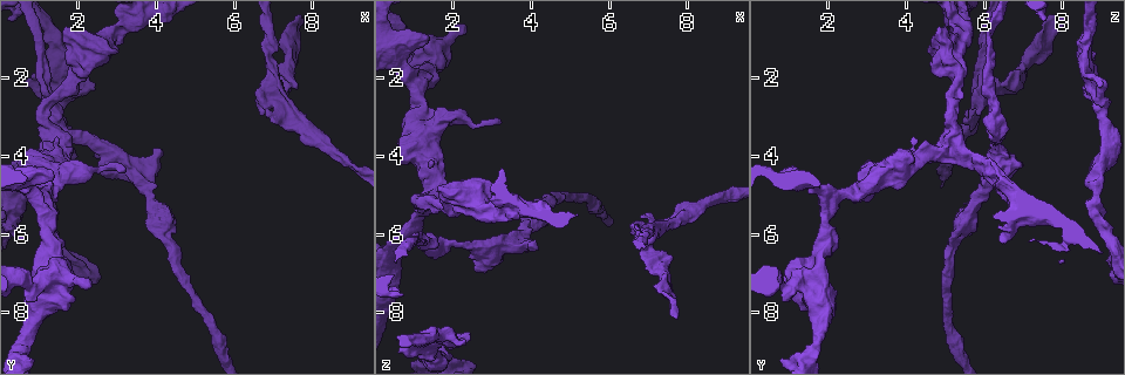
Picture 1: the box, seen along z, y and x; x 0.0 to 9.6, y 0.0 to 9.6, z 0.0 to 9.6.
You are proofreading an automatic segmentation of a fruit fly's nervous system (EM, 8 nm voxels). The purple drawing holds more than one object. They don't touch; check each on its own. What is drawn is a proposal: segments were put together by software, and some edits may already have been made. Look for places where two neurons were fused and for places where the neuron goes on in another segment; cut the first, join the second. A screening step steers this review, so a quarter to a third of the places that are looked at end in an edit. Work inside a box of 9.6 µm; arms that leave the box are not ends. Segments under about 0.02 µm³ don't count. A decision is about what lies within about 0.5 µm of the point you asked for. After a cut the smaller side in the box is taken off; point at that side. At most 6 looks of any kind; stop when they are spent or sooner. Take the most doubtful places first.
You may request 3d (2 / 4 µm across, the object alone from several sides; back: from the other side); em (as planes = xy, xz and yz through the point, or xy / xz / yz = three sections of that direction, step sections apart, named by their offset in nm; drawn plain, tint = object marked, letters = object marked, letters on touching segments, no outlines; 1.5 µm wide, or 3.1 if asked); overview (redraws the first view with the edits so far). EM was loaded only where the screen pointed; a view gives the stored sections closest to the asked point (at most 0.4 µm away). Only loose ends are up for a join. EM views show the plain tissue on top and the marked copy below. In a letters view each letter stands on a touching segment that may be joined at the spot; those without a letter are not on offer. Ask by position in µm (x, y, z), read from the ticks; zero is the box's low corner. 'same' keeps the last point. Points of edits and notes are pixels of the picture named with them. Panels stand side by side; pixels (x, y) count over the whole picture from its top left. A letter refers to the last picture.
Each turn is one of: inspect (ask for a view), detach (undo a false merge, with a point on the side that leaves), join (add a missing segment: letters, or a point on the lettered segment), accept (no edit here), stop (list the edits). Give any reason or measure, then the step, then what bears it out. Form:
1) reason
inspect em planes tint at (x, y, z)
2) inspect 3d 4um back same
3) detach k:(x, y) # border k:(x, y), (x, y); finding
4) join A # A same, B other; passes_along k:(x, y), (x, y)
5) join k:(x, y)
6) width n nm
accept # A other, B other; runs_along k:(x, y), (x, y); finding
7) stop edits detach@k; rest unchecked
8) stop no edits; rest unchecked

an open end
inspect 3d 4um back at (2.35, 2.35, 8.55)

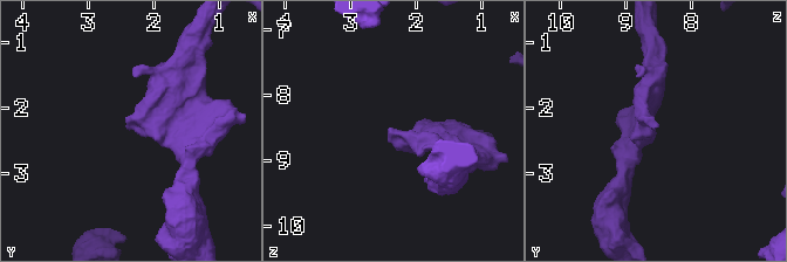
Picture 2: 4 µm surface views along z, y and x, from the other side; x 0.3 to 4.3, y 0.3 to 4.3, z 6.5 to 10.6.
need the tissue
inspect em planes letters at (2.35, 2.30, 8.60)

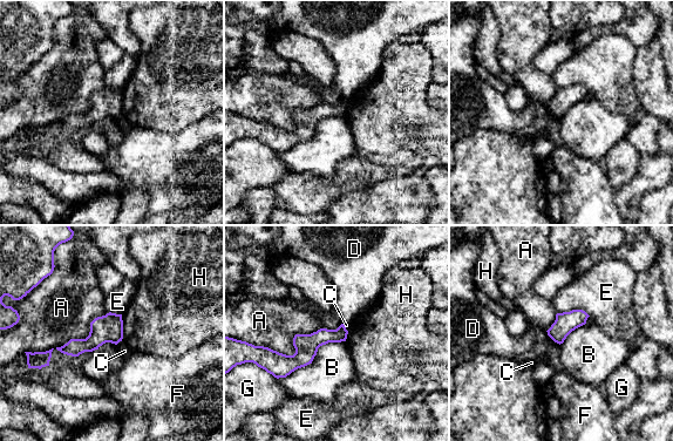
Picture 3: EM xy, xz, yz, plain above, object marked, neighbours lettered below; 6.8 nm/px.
width 120 nm
accept # A other, B other, C other, D other, E other, F other, G other, H other; runs_along 3:(344, 332), (296, 360), (267, 351); none of them fits

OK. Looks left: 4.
an open end
inspect em yz step 4 letters at (1.65, 0.85, 4.90)

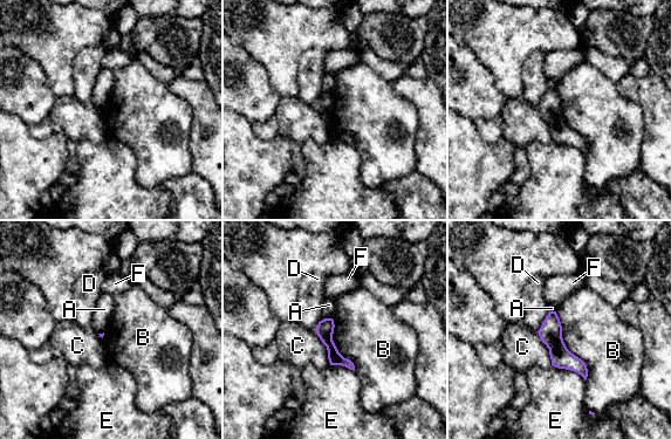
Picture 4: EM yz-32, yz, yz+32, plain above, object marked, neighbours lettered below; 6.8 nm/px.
inspect em planes letters same

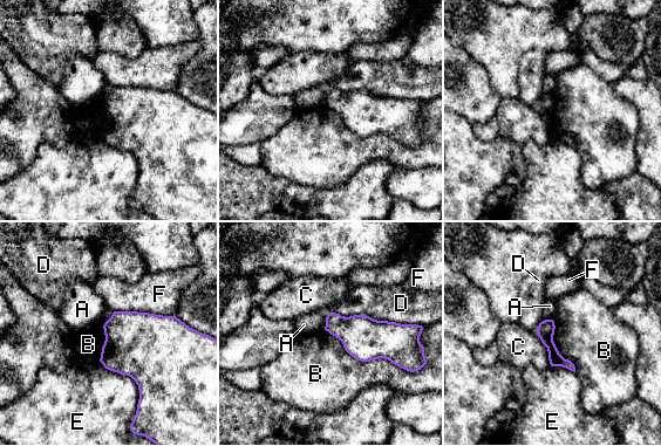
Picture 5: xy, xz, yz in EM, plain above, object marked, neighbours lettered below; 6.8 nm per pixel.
accept # A other, B other, C other, D other, E other, F other; border 5:(325, 329), (354, 357), (404, 369); none of them fits

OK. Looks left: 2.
stop no edits; rest unchecked

